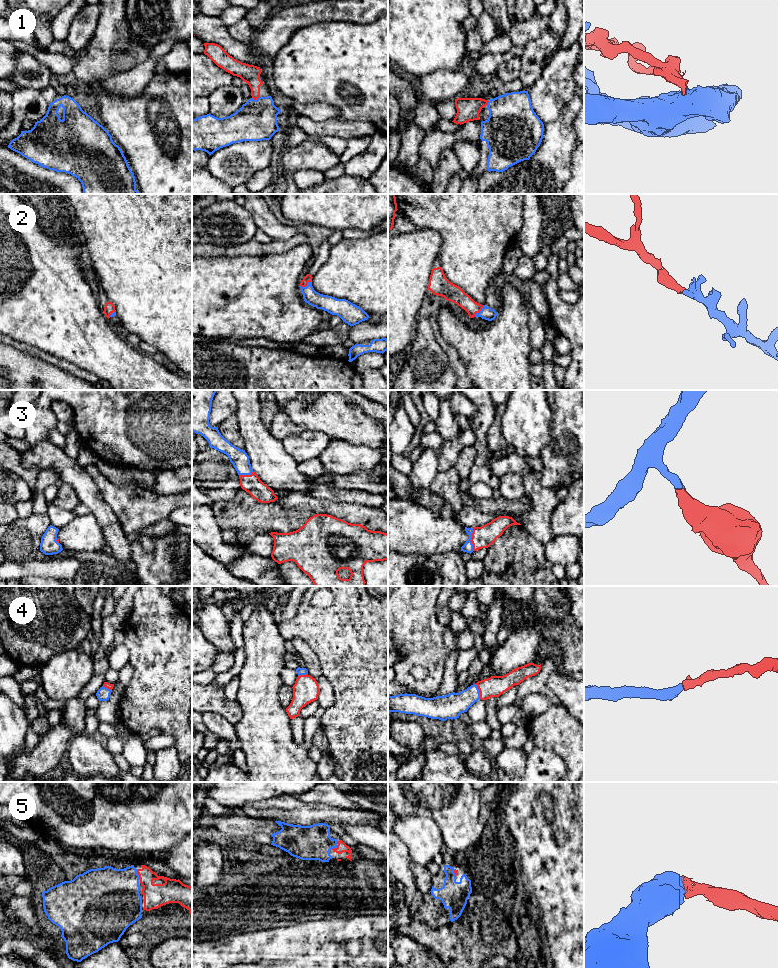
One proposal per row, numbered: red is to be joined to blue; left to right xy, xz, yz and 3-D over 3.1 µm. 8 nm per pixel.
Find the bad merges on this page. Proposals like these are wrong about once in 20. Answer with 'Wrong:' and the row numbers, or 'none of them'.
Wrong: none of them

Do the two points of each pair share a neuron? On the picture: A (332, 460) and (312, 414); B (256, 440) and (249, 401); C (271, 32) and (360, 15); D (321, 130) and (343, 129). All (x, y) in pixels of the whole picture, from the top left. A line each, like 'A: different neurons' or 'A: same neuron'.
A: different neurons
B: same neuron
C: same neuron
D: same neuron

